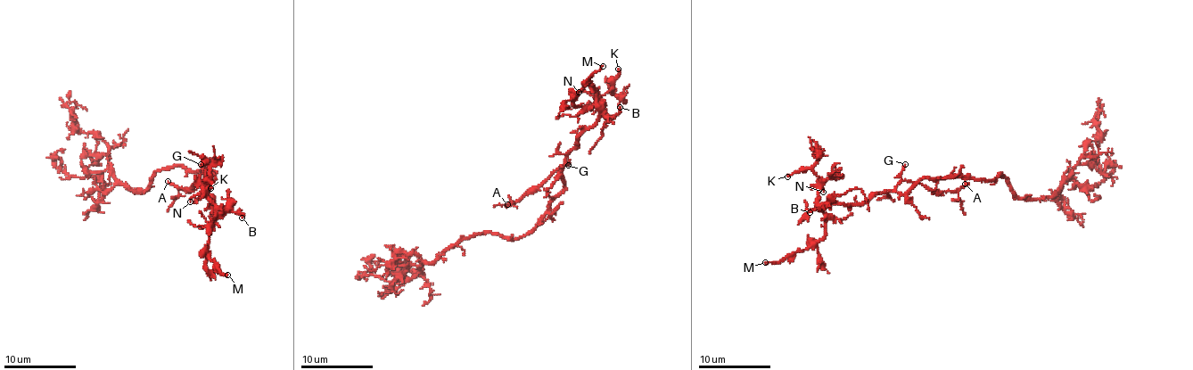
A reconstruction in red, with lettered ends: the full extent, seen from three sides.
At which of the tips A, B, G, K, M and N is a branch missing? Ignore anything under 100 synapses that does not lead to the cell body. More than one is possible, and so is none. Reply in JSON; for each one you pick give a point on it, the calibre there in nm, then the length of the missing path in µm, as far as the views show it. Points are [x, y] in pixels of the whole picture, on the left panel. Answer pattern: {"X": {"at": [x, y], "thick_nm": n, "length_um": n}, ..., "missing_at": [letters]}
{"missing_at": []}

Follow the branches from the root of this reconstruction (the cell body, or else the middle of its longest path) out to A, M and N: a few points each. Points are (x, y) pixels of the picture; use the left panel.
A: (201, 171), (211, 175), (208, 193), (202, 181), (194, 181), (185, 189), (168, 181)
M: (201, 171), (211, 175), (209, 193), (205, 193), (214, 207), (223, 209), (209, 230), (206, 249), (227, 275)
N: (201, 171), (211, 175), (209, 193), (205, 193), (214, 207), (223, 210), (219, 211), (201, 193), (190, 201)

